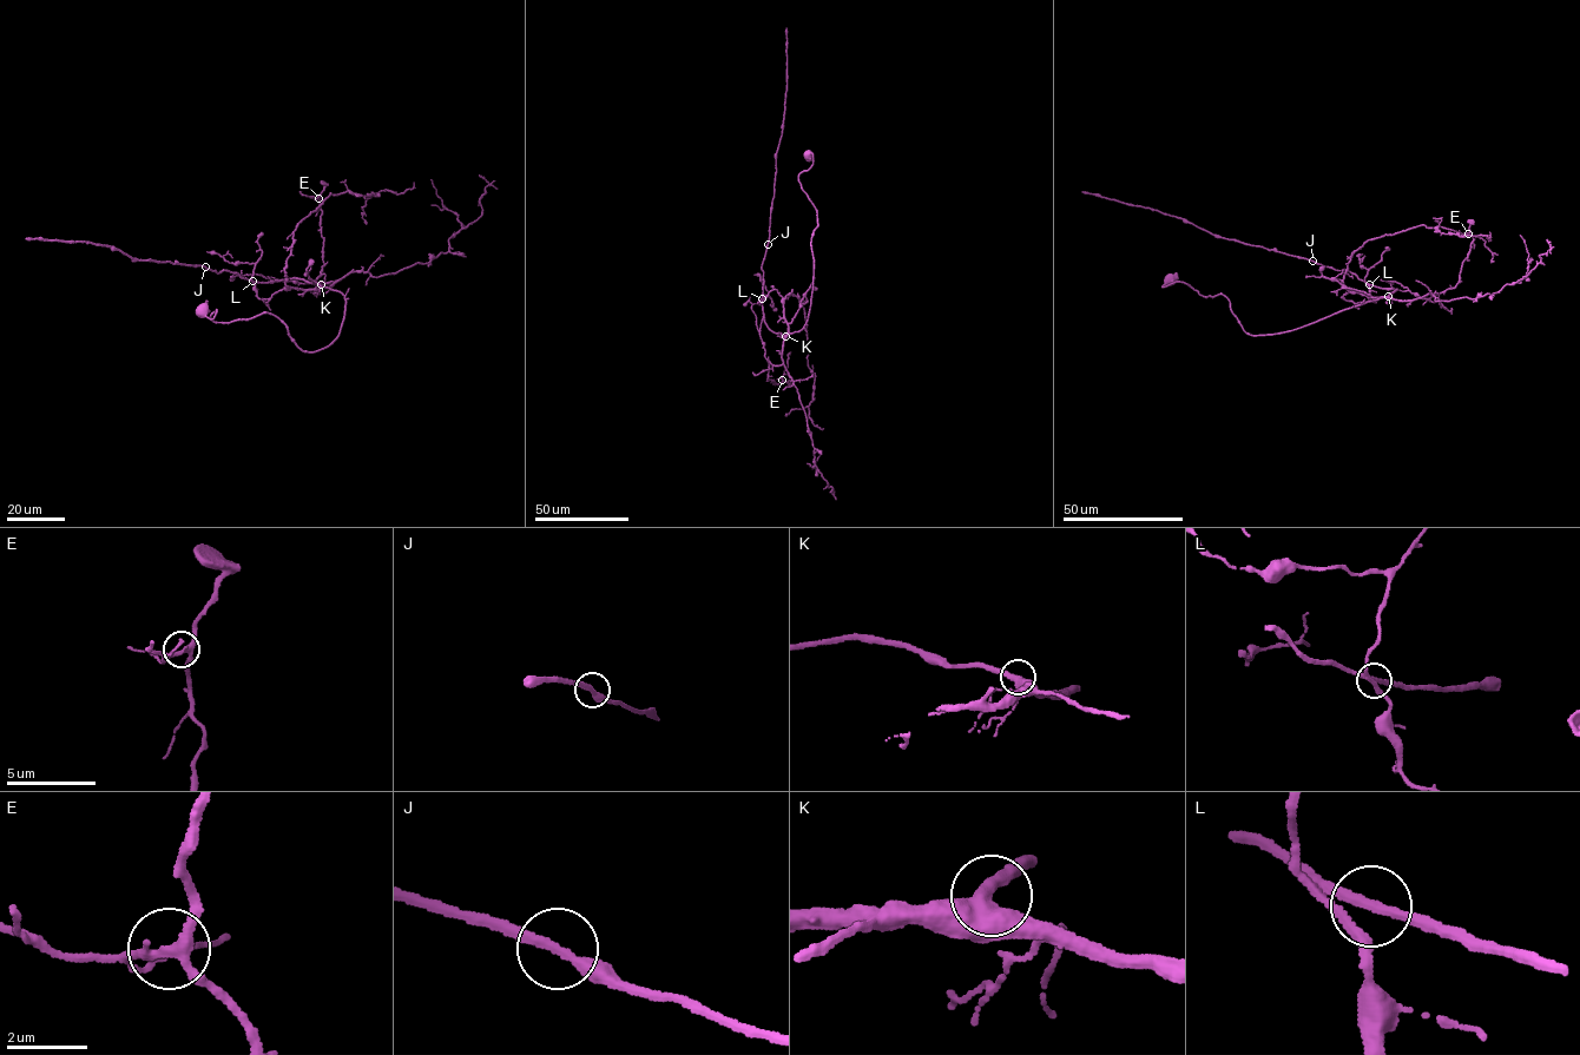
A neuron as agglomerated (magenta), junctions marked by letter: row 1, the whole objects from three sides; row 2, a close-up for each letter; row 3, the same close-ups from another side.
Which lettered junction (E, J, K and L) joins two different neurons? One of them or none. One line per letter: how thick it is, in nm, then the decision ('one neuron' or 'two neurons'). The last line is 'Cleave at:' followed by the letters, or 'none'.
E: calibre 240 nm; one neuron
J: calibre 260 nm; one neuron
K: calibre 500 nm; one neuron
L: calibre 260 nm; one neuron
Cleave at: none

